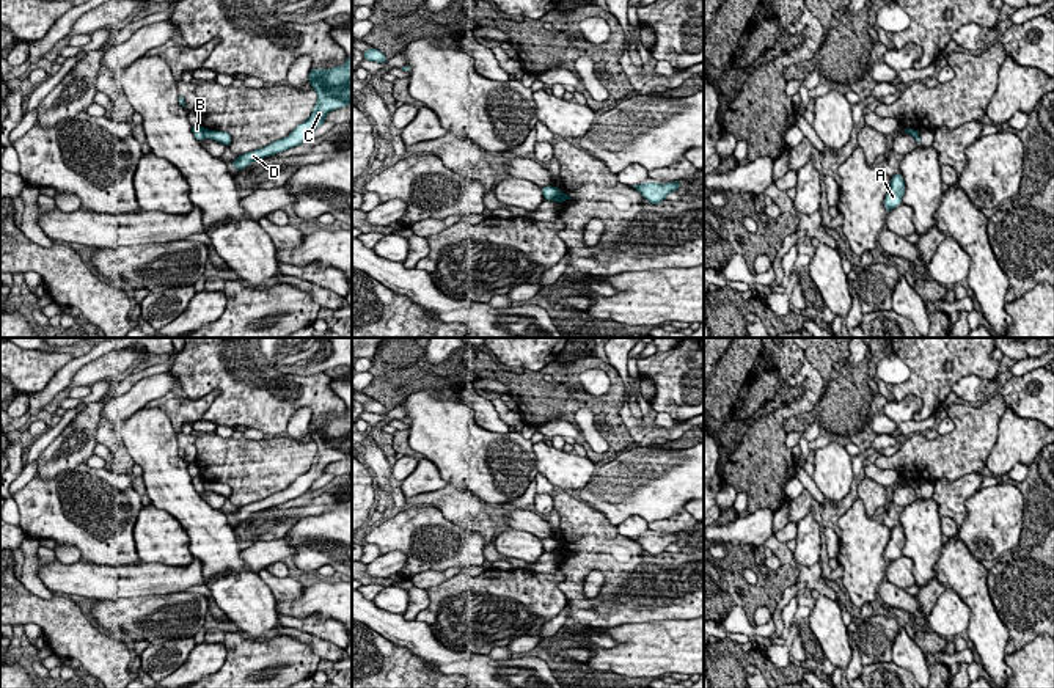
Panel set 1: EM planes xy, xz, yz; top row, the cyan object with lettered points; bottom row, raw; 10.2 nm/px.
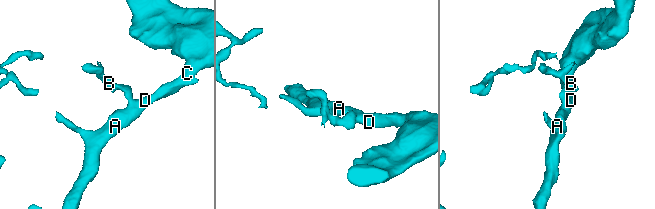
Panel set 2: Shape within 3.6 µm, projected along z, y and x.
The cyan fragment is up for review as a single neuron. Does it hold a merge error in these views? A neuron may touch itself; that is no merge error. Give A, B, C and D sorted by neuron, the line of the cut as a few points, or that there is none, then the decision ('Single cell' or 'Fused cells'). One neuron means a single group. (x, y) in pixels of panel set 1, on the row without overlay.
Groups: A C D / B. Split along xy (203, 481), (206, 489). Fused cells

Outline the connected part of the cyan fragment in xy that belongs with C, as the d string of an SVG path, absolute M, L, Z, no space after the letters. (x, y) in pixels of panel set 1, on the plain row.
M352 408L344 418L309 423L308 434L317 445L317 452L308 473L298 476L286 490L280 490L264 500L240 506L231 515L237 523L250 515L283 504L306 493L311 485L325 474L325 468L336 460L352 456Z

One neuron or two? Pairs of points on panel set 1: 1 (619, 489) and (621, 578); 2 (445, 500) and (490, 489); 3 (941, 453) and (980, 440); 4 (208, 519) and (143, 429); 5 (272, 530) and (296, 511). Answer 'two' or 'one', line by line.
1: two
2: two
3: one
4: one
5: one

